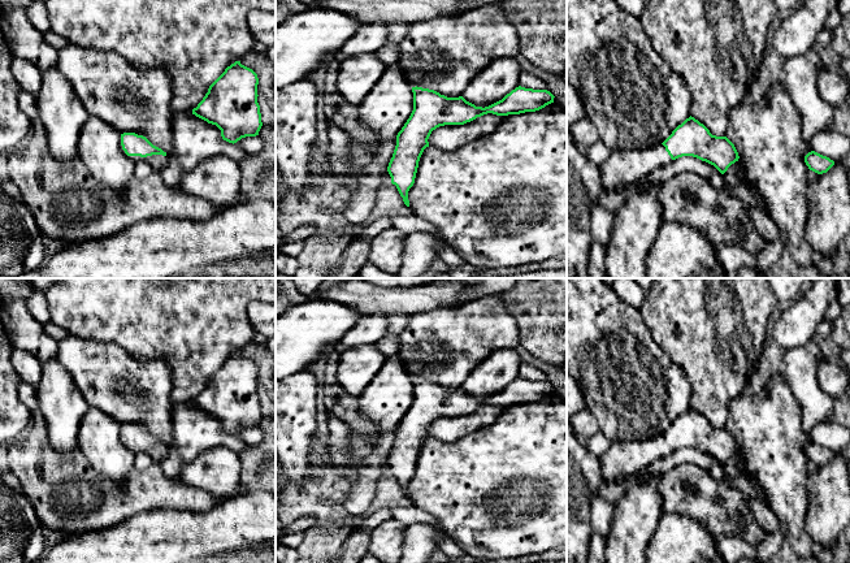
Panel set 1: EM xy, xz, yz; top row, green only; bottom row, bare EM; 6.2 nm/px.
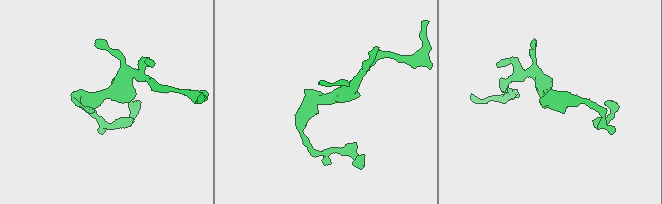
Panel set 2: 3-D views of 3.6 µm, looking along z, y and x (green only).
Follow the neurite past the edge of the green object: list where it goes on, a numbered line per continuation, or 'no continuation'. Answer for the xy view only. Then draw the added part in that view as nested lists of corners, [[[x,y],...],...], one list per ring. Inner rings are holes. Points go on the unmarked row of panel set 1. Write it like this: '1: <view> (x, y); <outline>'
1: xy (157, 453); [[[152,446],[147,449],[130,447],[134,454],[147,454],[152,458],[153,462],[160,462],[168,456],[169,449],[162,446]]]

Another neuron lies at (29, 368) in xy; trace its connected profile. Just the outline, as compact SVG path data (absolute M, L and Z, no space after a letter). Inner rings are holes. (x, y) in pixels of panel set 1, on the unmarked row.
M13 348L10 363L22 381L36 385L42 377L42 363L29 351Z

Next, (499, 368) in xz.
M496 350L469 373L461 387L476 398L489 398L519 378L520 364L516 350Z

